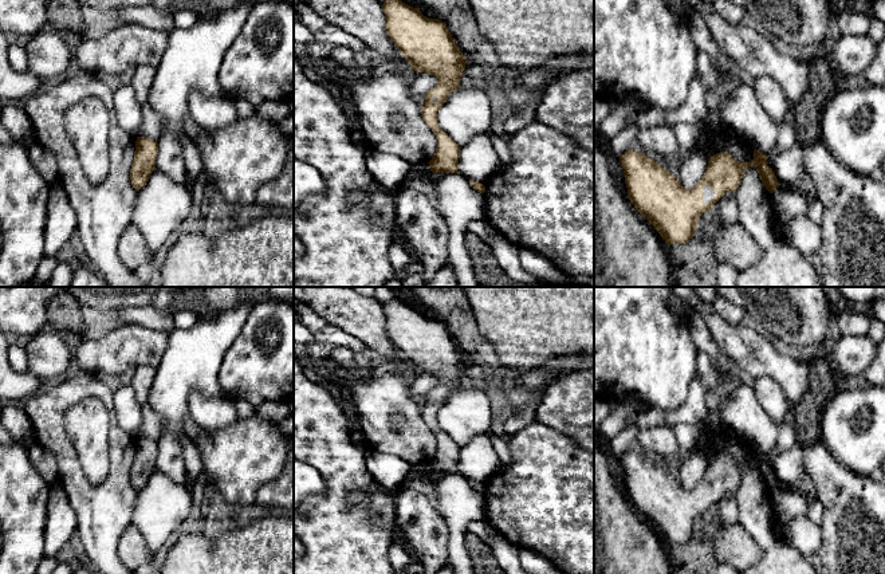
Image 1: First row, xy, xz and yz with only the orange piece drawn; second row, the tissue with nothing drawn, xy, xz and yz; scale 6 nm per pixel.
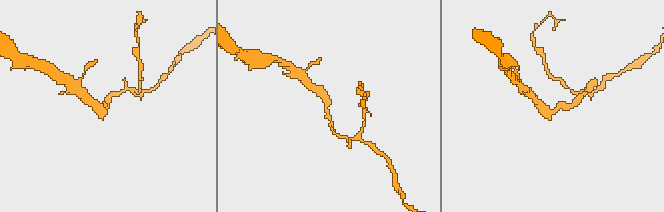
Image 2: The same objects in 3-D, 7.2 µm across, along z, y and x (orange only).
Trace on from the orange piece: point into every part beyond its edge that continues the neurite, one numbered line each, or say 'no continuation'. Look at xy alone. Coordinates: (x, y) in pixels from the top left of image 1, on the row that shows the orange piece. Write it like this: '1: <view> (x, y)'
no continuation

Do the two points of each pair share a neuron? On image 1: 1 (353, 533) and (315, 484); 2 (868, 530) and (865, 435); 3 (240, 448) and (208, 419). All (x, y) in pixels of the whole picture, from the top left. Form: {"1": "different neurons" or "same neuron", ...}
{"1": "different neurons", "2": "different neurons", "3": "different neurons"}

